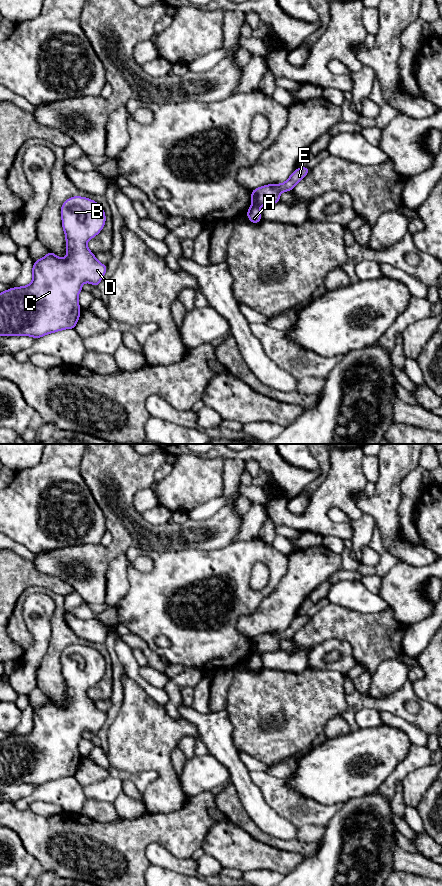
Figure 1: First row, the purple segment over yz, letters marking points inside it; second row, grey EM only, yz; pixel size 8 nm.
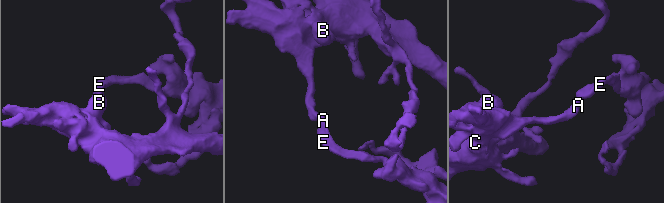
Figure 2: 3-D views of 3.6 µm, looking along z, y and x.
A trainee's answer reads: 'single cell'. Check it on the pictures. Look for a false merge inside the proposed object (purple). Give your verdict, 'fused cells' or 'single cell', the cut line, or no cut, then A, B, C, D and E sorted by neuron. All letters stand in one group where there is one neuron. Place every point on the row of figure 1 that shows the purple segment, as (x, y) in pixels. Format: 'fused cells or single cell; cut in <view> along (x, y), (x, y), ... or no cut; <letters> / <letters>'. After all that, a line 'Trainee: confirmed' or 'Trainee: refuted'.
fused cells; cut in yz along (252, 204), (256, 204), (259, 207); A B C D / E
Trainee: refuted

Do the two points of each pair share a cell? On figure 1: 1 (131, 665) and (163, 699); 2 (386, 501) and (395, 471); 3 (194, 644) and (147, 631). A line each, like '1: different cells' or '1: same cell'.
1: same cell
2: same cell
3: same cell

